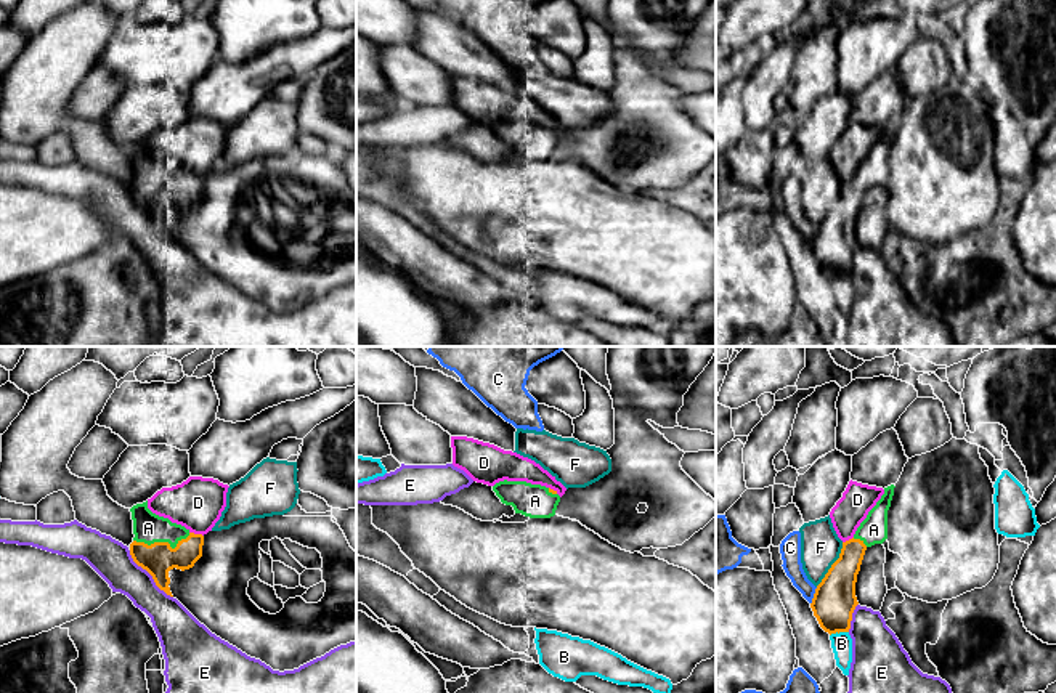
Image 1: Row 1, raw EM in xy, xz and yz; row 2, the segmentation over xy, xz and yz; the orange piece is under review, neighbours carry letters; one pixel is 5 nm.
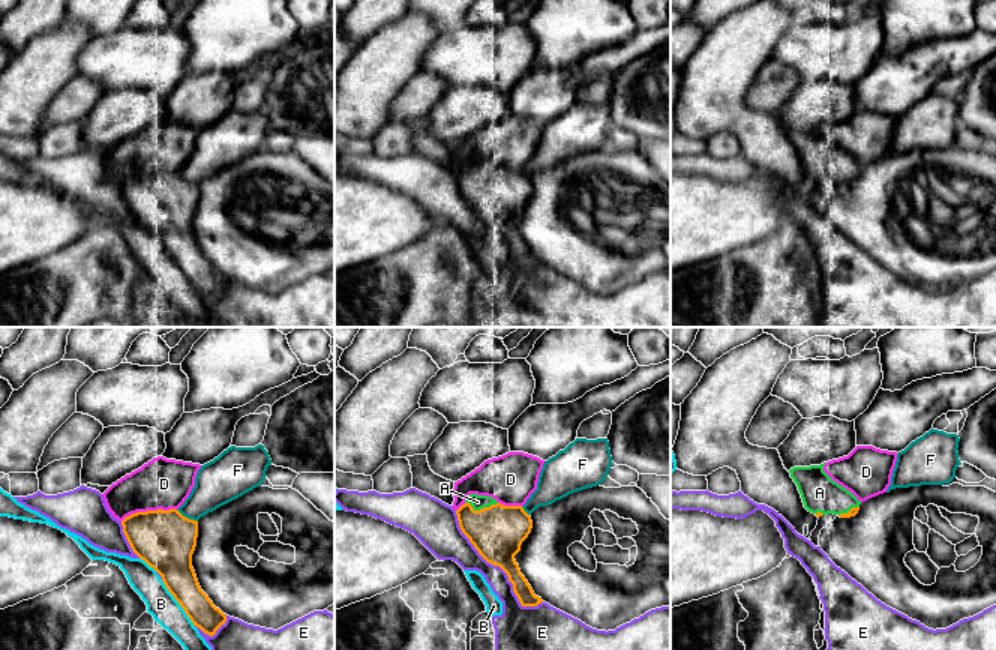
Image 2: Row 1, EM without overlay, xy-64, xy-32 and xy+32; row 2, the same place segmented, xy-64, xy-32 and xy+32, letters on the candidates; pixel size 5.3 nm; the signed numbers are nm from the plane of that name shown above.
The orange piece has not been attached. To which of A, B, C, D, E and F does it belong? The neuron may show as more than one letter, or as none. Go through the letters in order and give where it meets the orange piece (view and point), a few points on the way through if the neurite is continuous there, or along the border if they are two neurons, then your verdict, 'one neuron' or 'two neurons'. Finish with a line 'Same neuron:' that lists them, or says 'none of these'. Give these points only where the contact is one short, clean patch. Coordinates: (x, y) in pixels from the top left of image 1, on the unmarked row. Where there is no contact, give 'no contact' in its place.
A: meets orange in xy at (161, 183); one neuron
B: meets orange in yz at (838, 273); two neurons
C: meets orange in yz at (814, 236); two neurons
D: meets orange in xy at (196, 175); two neurons
E: meets orange in xy at (150, 214); two neurons
F: meets orange in yz at (832, 206); two neurons
Same neuron: A

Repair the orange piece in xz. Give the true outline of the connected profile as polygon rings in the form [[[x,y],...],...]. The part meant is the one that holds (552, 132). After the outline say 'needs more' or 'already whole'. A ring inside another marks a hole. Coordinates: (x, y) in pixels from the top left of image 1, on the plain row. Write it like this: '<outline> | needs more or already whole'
[[[499,122],[493,132],[502,144],[512,146],[515,154],[530,159],[550,159],[555,156],[560,136],[557,132],[526,122]]] | needs more

